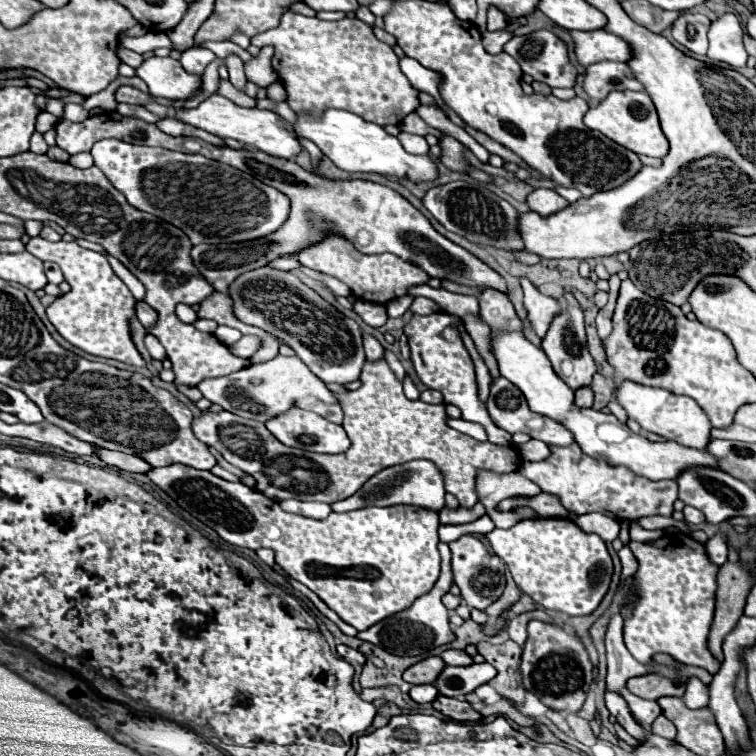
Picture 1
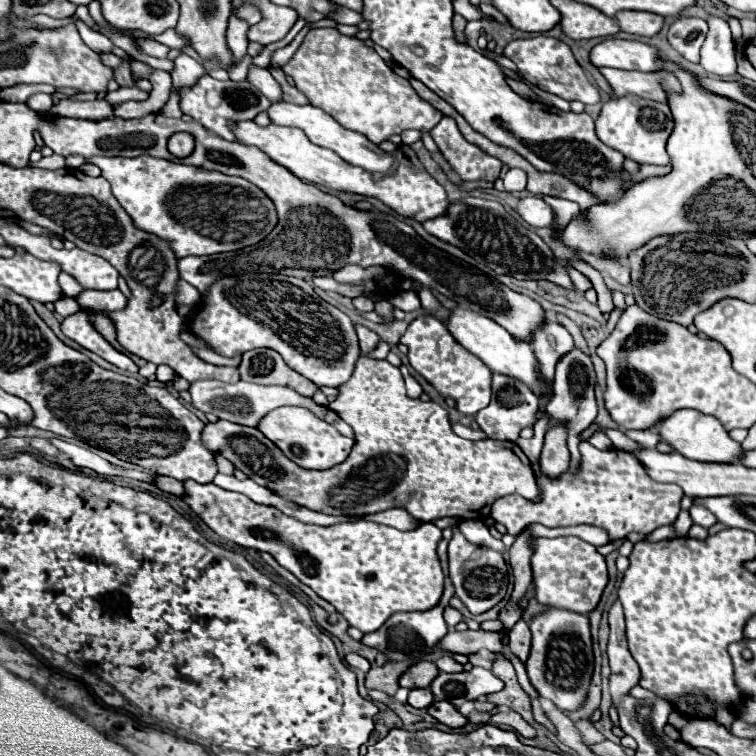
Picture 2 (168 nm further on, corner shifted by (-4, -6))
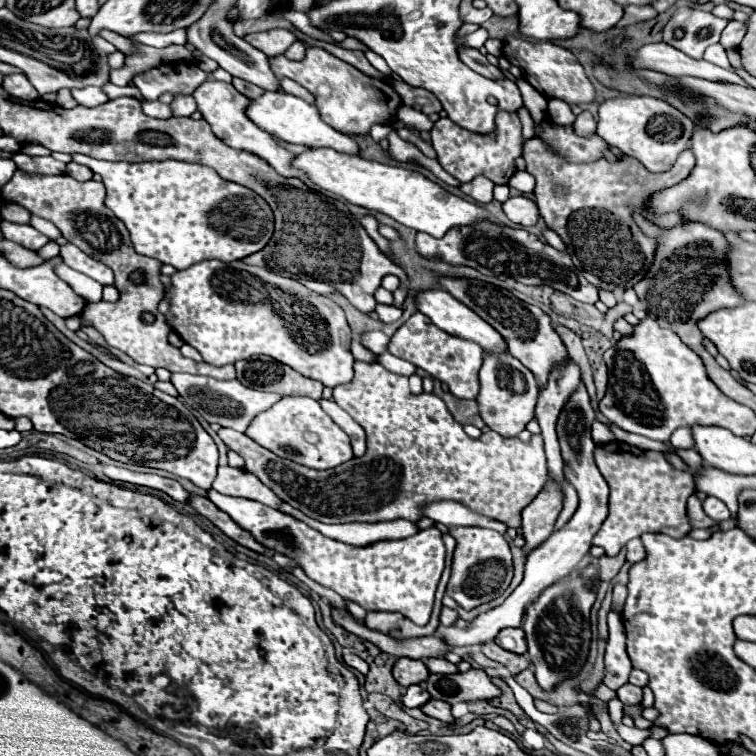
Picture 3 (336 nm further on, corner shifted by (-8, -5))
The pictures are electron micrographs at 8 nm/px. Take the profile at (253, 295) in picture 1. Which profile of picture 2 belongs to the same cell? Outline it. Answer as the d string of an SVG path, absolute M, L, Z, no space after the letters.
M239 274L217 280L205 296L207 304L197 308L187 326L219 354L231 358L237 352L271 348L317 386L341 386L351 378L361 356L355 324L345 312L319 298L309 282L283 274Z

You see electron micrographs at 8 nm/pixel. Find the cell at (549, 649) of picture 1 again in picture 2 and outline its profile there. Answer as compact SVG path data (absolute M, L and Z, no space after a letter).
M549 608L547 612L535 616L529 622L529 628L533 632L533 646L525 668L539 698L551 700L563 712L579 710L587 702L587 692L593 674L589 618L575 612Z

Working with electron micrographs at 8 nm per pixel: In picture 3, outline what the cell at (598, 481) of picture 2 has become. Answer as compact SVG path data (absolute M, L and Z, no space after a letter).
M619 441L595 447L595 463L611 489L609 515L595 535L595 545L603 547L605 555L615 557L629 539L643 533L665 533L673 539L687 537L691 531L687 499L695 491L691 473L677 471L661 453L643 451Z

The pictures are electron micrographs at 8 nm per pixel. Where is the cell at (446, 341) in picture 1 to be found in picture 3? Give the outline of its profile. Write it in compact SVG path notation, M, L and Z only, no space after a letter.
M421 313L411 315L409 321L405 321L395 331L395 335L391 337L391 343L387 343L387 351L399 359L405 359L421 367L435 379L447 383L449 391L459 399L475 399L479 393L477 373L483 363L483 349L477 343L471 343L467 339L455 339L453 335L439 331L439 327L435 327L431 319L427 319Z

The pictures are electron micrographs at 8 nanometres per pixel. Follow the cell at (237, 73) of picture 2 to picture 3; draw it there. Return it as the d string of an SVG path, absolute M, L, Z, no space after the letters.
M236 77L232 79L232 85L235 87L235 89L237 89L237 91L251 99L257 98L265 92L260 87L249 84L243 79Z

